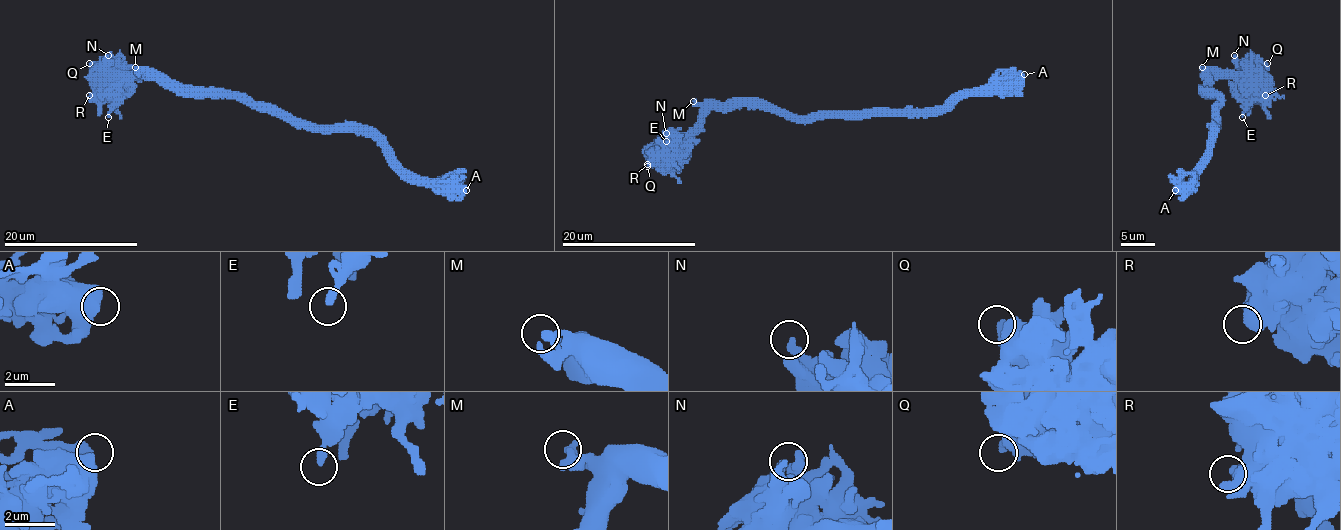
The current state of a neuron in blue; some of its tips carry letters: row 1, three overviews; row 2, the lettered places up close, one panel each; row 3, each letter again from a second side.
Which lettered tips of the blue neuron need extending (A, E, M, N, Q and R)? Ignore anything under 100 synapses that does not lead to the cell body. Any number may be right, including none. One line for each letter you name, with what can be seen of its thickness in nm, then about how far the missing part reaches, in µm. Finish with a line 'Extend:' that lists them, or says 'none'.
A: 600 nm | 20 µm
Extend: A

